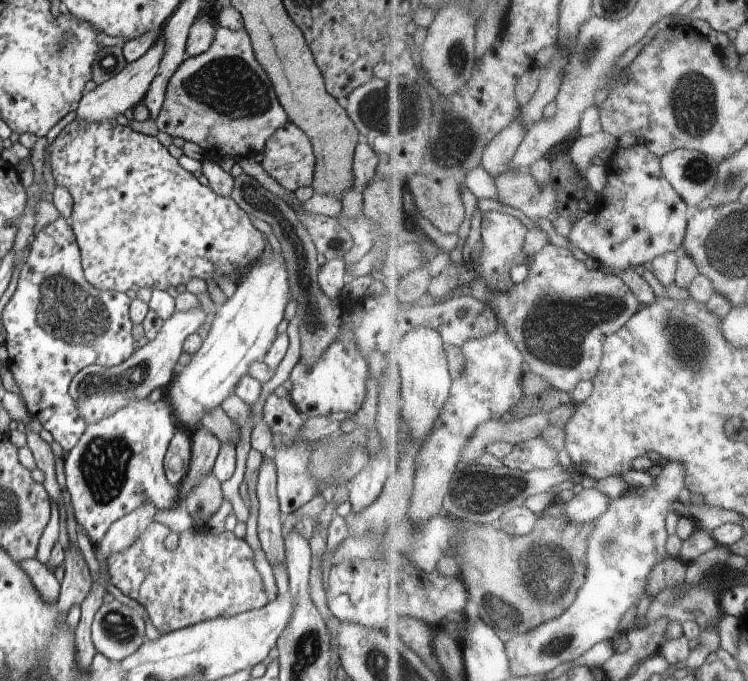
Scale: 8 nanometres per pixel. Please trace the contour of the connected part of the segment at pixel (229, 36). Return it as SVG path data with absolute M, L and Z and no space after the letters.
M217 26L210 48L199 56L189 57L170 78L162 109L157 117L158 129L174 138L194 142L210 160L218 163L225 156L250 158L264 151L274 132L289 122L269 77L256 61L250 38L244 29Z

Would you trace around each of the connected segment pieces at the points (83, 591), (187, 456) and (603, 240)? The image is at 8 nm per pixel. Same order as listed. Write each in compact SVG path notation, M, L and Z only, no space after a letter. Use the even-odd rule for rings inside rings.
M70 543L70 548L65 552L65 560L59 578L61 588L57 608L66 615L74 604L80 606L90 592L90 588L93 588L89 567L85 558L81 558L76 552L74 544Z
M179 427L174 437L170 440L163 468L167 480L178 486L186 477L191 460L191 438L190 432Z
M645 142L634 147L616 150L608 164L609 182L600 195L598 209L591 211L585 218L575 222L570 234L570 242L586 252L593 264L598 265L609 275L619 275L628 268L640 269L646 262L657 260L660 256L684 249L689 236L691 221L701 210L692 207L682 194L673 186L663 168L662 156L654 153Z

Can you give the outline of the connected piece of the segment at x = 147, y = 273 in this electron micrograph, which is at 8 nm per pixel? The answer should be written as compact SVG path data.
M108 120L100 123L91 123L90 125L72 122L60 132L60 135L49 147L50 164L56 185L65 187L73 197L73 212L67 222L73 229L80 253L81 266L86 281L97 290L104 293L126 293L128 290L135 292L141 288L148 287L167 291L172 286L183 289L186 282L192 277L213 278L216 282L218 274L229 277L235 284L239 281L241 274L250 267L258 256L263 254L266 248L267 236L256 228L252 220L242 211L242 208L236 204L231 197L222 197L214 193L209 186L203 186L196 179L194 174L187 172L179 160L174 158L169 152L169 148L160 144L157 137L145 136L134 132L129 126L121 126L117 120Z

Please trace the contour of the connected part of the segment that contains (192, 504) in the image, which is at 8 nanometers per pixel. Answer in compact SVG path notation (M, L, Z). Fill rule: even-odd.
M211 472L187 495L183 511L190 514L194 521L204 520L215 515L224 500L221 483Z

